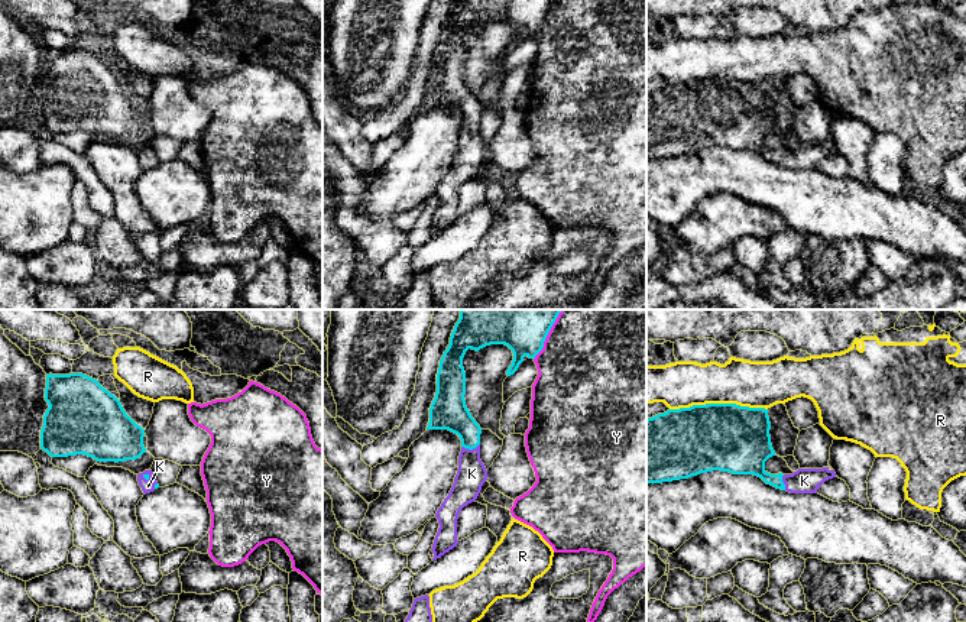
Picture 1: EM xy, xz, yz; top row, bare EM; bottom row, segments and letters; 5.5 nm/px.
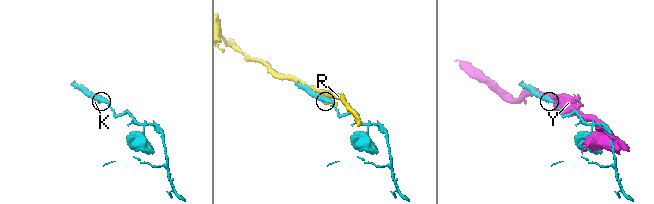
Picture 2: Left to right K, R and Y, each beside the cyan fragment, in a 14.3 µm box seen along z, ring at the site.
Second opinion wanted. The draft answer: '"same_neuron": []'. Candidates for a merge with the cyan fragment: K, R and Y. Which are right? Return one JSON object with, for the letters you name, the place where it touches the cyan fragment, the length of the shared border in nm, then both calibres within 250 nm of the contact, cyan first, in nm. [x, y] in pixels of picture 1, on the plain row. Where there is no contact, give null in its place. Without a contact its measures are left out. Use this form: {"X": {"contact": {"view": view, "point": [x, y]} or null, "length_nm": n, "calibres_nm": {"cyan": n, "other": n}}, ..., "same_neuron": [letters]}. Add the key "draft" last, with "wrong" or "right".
{"K": {"contact": {"view": "xz", "point": [470, 125]}, "length_nm": 110, "calibres_nm": {"cyan": 200, "other": 160}}, "same_neuron": ["K"], "draft": "wrong"}

